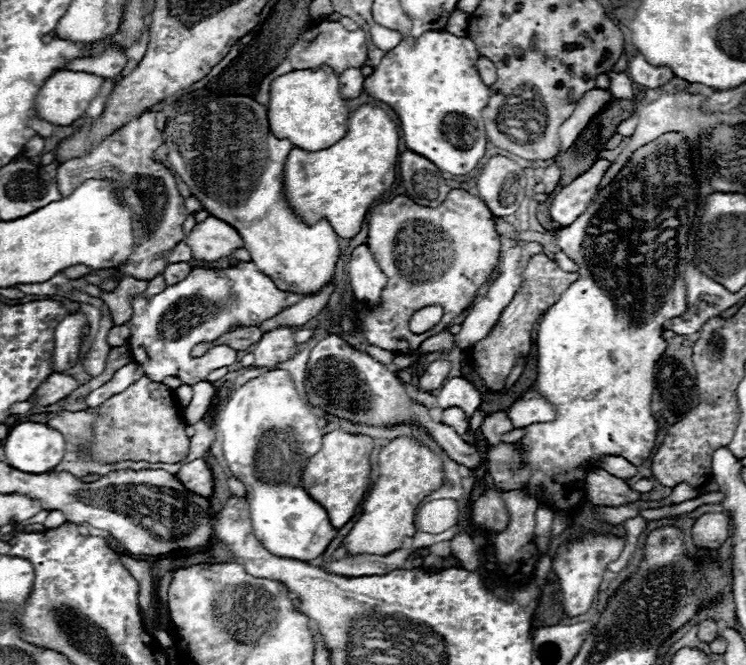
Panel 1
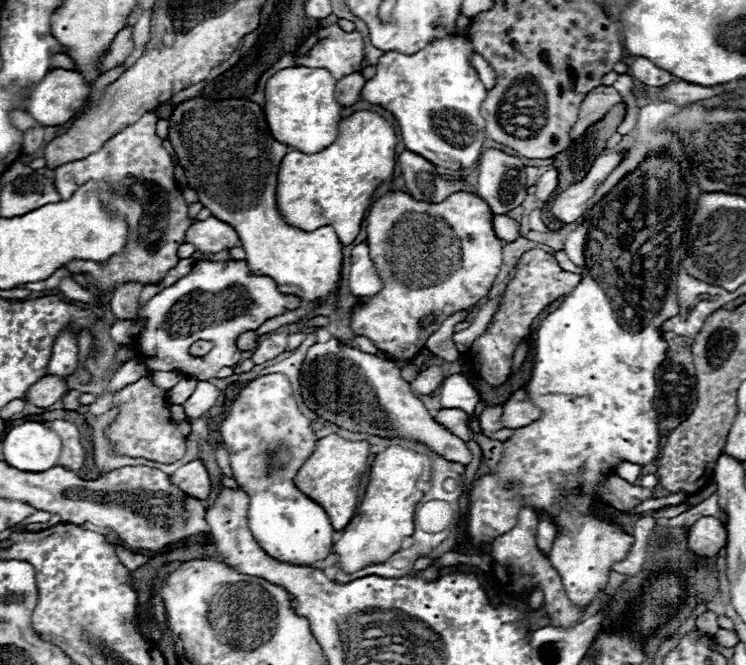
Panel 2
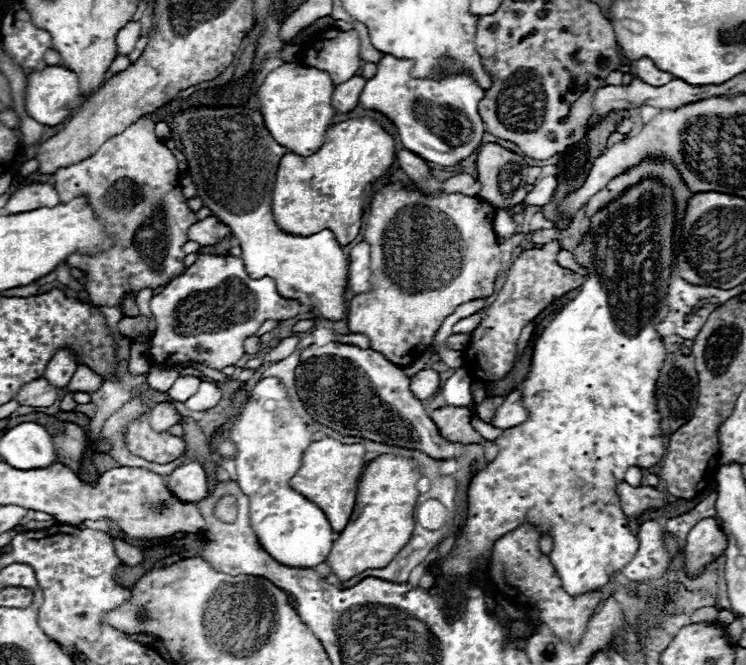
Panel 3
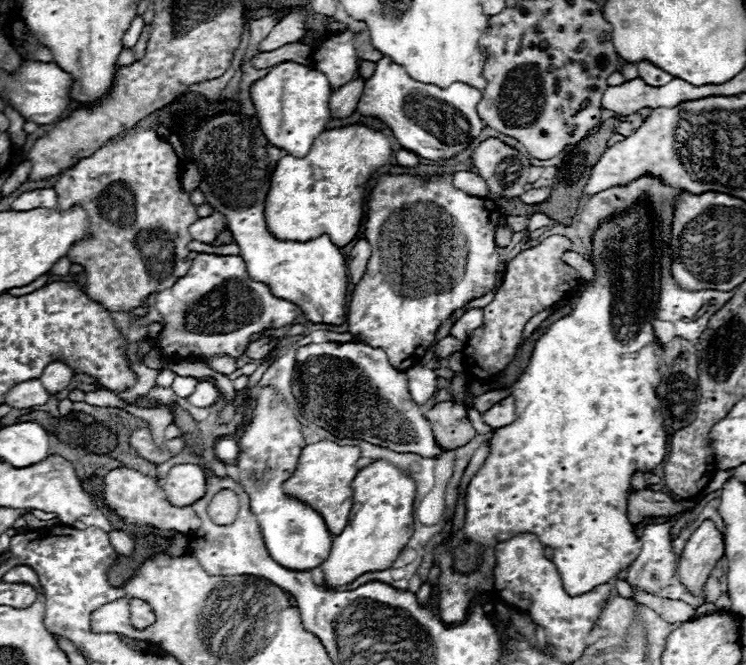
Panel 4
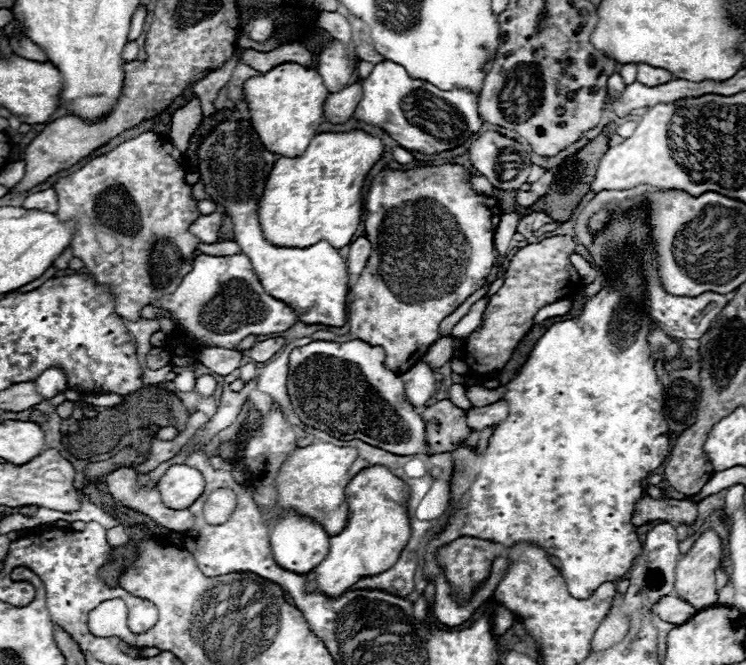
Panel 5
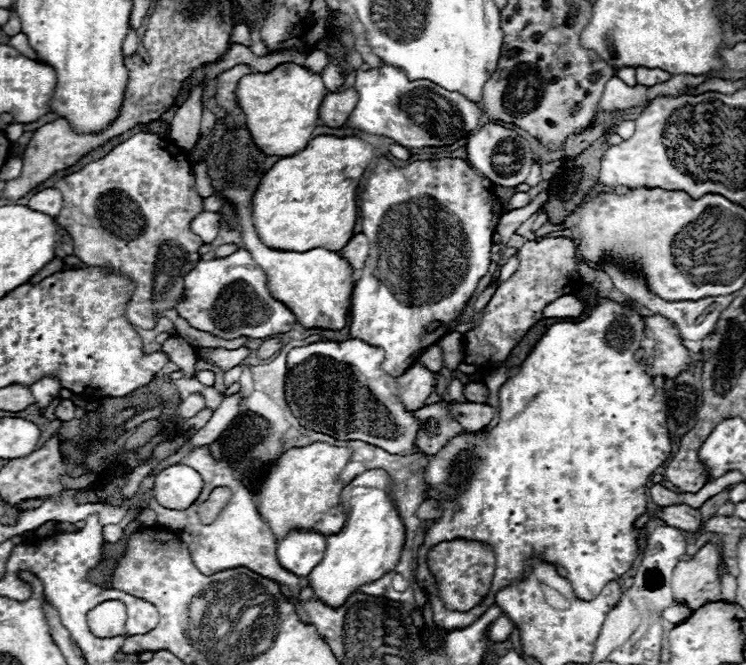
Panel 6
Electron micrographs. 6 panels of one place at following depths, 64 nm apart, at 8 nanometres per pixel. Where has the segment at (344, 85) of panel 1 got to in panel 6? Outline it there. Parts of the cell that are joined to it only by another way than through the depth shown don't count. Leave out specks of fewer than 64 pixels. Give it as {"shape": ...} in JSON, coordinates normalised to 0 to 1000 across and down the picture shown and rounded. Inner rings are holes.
{"shape":[[[475,132],[440,141],[429,156],[426,183],[440,192],[456,192],[466,180],[477,153],[480,153],[480,141],[475,138]]]}

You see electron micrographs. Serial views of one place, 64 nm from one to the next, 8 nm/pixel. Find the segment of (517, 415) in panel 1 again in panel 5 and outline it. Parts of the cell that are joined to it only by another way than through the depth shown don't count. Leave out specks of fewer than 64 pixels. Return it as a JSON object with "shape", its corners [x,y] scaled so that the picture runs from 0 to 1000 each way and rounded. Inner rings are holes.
{"shape":[[[673,602],[657,608],[657,611],[646,611],[646,614],[633,611],[630,617],[625,617],[625,635],[633,650],[646,647],[660,638],[670,638],[678,626],[681,626],[681,614],[678,614],[678,605],[673,605]]]}

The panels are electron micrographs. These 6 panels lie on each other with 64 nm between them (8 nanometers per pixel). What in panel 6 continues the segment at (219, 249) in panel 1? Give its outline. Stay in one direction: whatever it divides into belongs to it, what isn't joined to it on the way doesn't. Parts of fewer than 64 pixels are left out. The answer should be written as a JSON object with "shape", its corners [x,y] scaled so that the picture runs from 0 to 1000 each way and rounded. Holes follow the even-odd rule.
{"shape":[[[268,319],[257,334],[255,346],[265,352],[273,364],[284,364],[295,346],[295,322],[292,319]]]}

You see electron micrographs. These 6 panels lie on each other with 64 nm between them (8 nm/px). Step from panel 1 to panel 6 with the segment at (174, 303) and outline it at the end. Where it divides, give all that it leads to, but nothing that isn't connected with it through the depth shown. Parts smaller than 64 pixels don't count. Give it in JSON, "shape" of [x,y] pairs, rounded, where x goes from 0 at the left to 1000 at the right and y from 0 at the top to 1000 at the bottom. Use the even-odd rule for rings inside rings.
{"shape":[[[319,376],[303,388],[268,391],[260,409],[249,415],[249,451],[236,466],[260,493],[303,511],[319,505],[359,508],[386,499],[397,487],[397,475],[362,442],[354,406],[330,376]]]}

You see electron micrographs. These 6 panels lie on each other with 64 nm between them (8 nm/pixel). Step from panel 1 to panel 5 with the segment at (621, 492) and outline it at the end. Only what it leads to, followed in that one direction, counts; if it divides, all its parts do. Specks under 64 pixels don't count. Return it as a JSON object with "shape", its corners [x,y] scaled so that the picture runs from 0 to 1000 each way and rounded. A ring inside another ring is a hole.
{"shape":[[[863,746],[853,758],[853,770],[847,776],[850,791],[861,791],[871,782],[893,782],[893,785],[909,785],[909,788],[930,788],[936,779],[936,767],[930,755],[922,752],[877,752],[871,746]]]}

